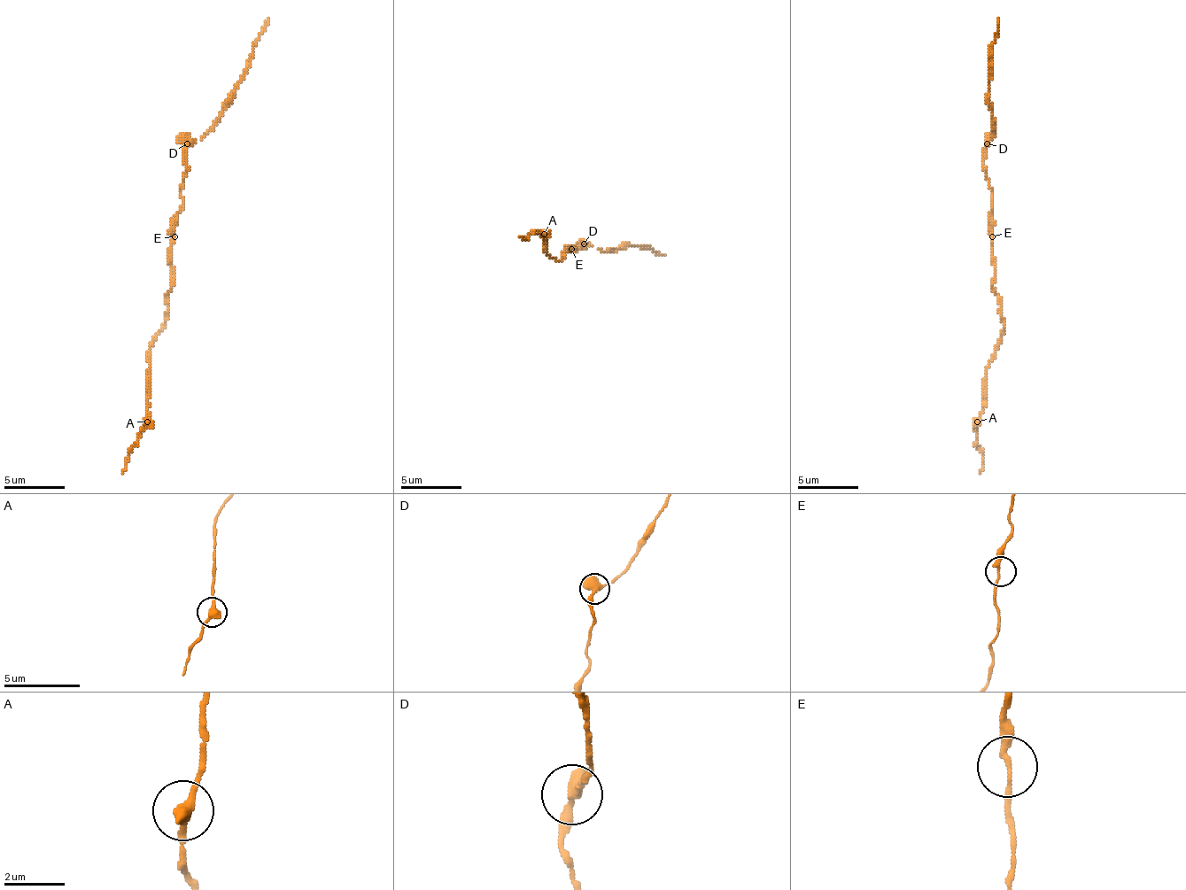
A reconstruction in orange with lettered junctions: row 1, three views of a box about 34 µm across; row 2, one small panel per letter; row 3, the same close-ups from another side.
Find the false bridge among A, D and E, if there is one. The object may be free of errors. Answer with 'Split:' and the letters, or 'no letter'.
Split: no letter

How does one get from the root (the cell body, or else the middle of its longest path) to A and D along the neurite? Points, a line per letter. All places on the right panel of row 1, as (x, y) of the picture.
A: (992, 236), (995, 264), (992, 288), (1001, 306), (1004, 334), (986, 370), (986, 406), (977, 421)
D: (992, 236), (992, 188), (983, 164), (986, 143)

